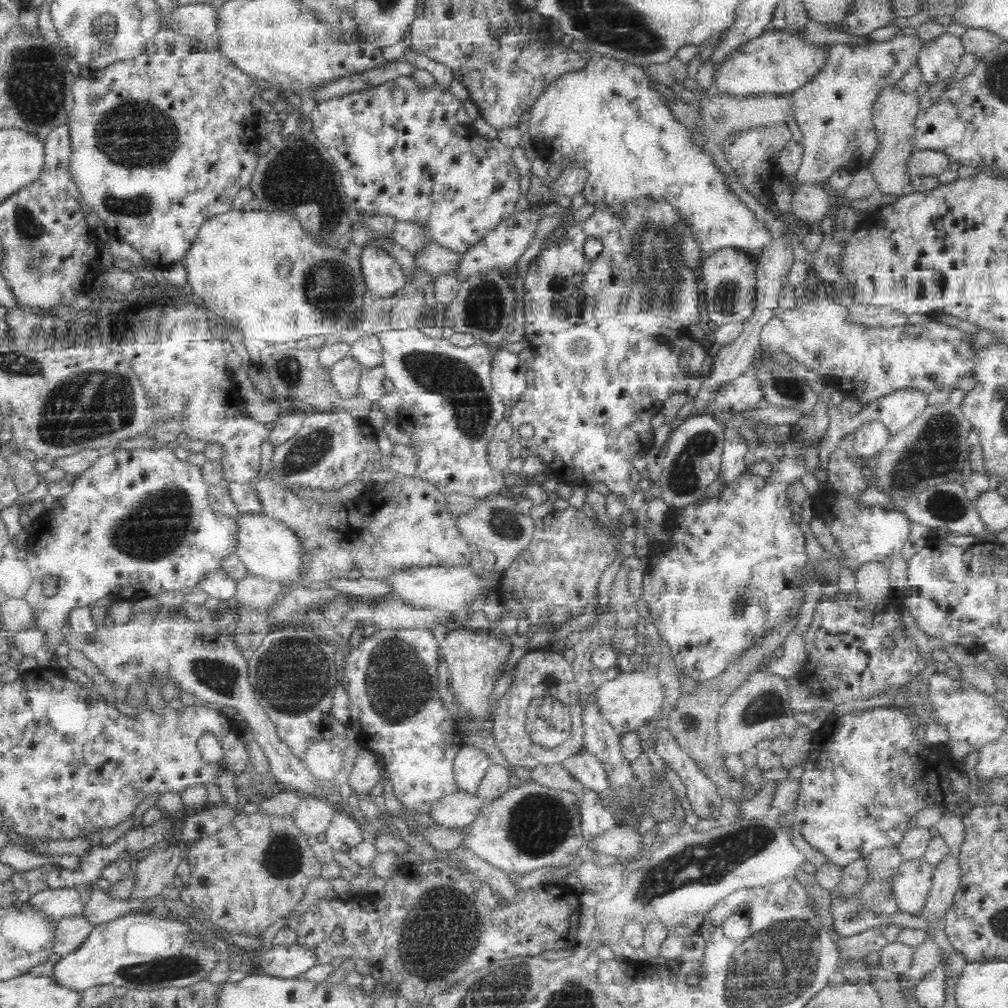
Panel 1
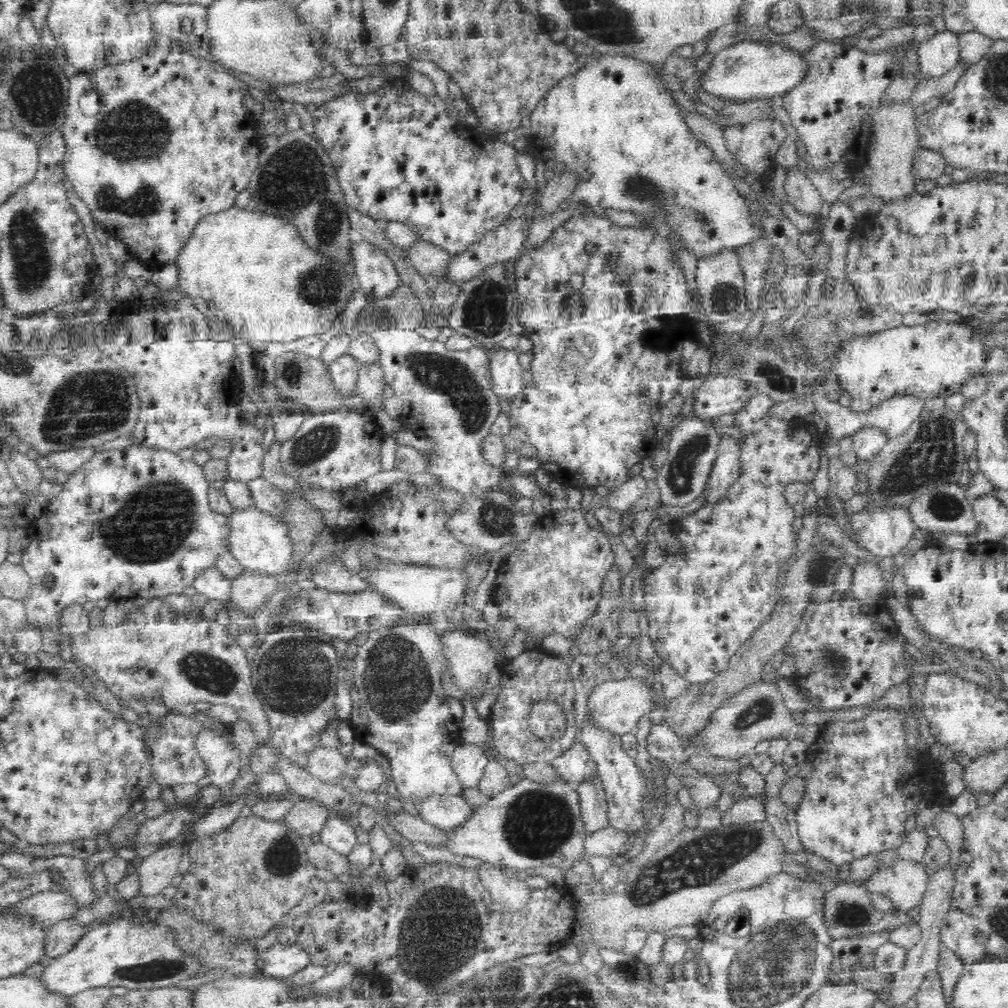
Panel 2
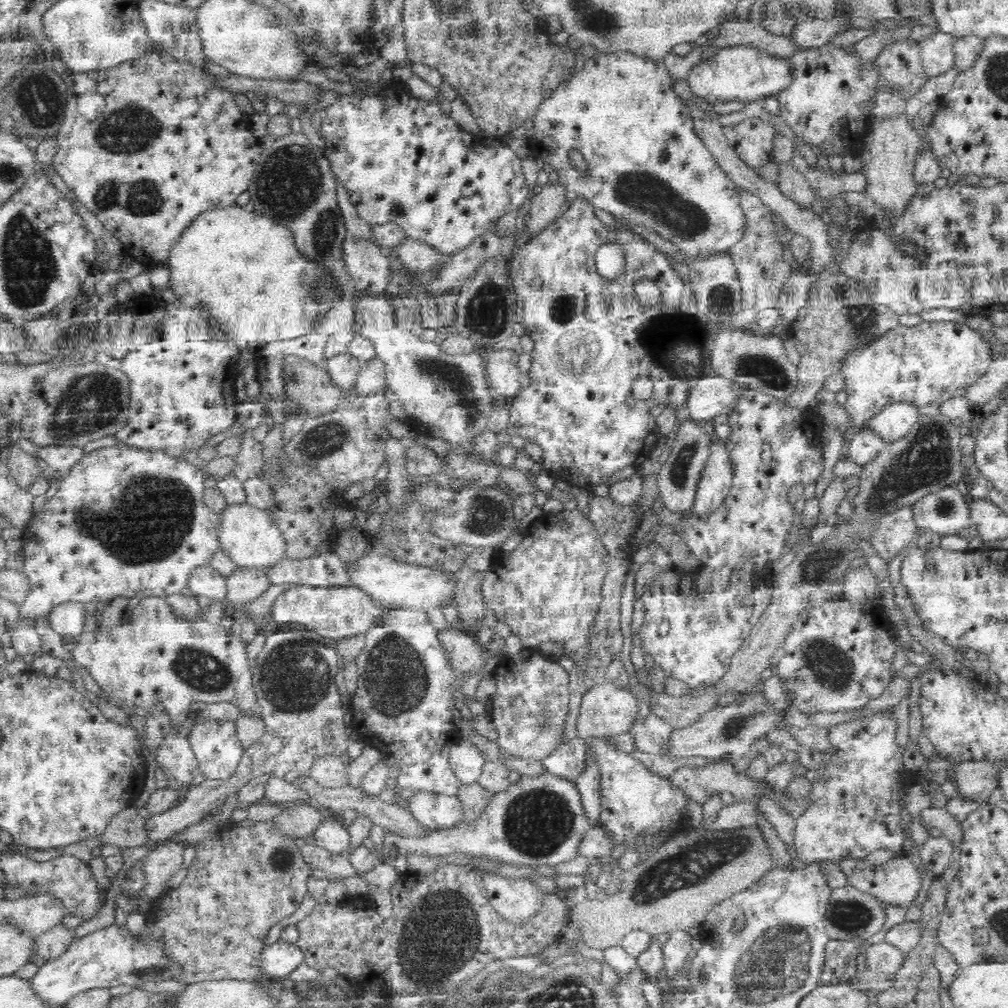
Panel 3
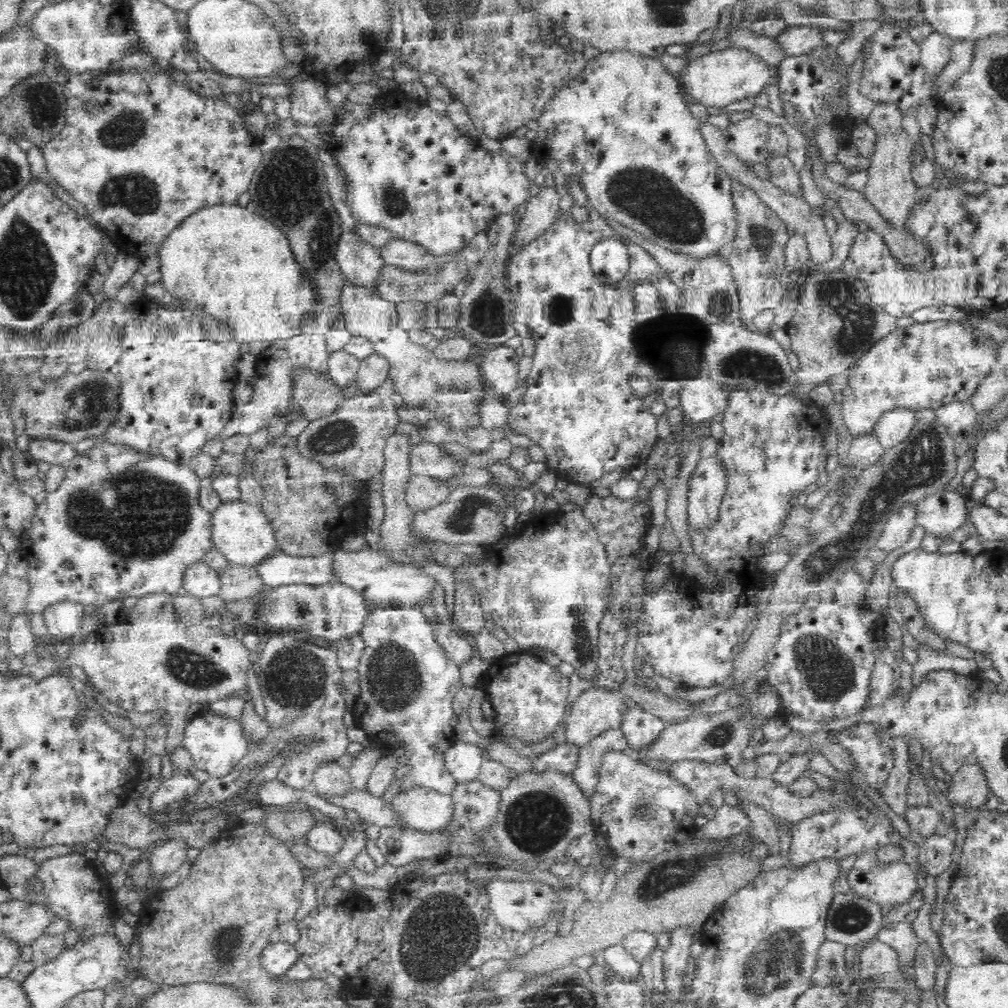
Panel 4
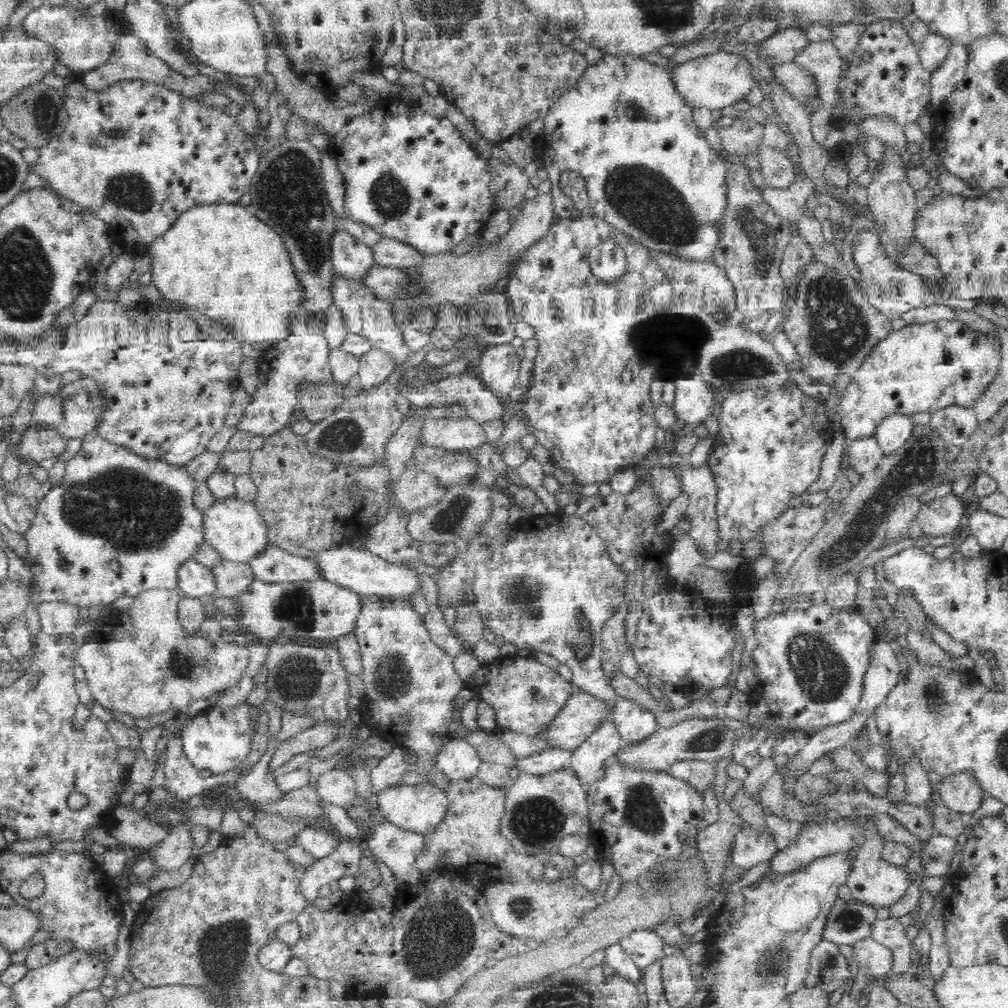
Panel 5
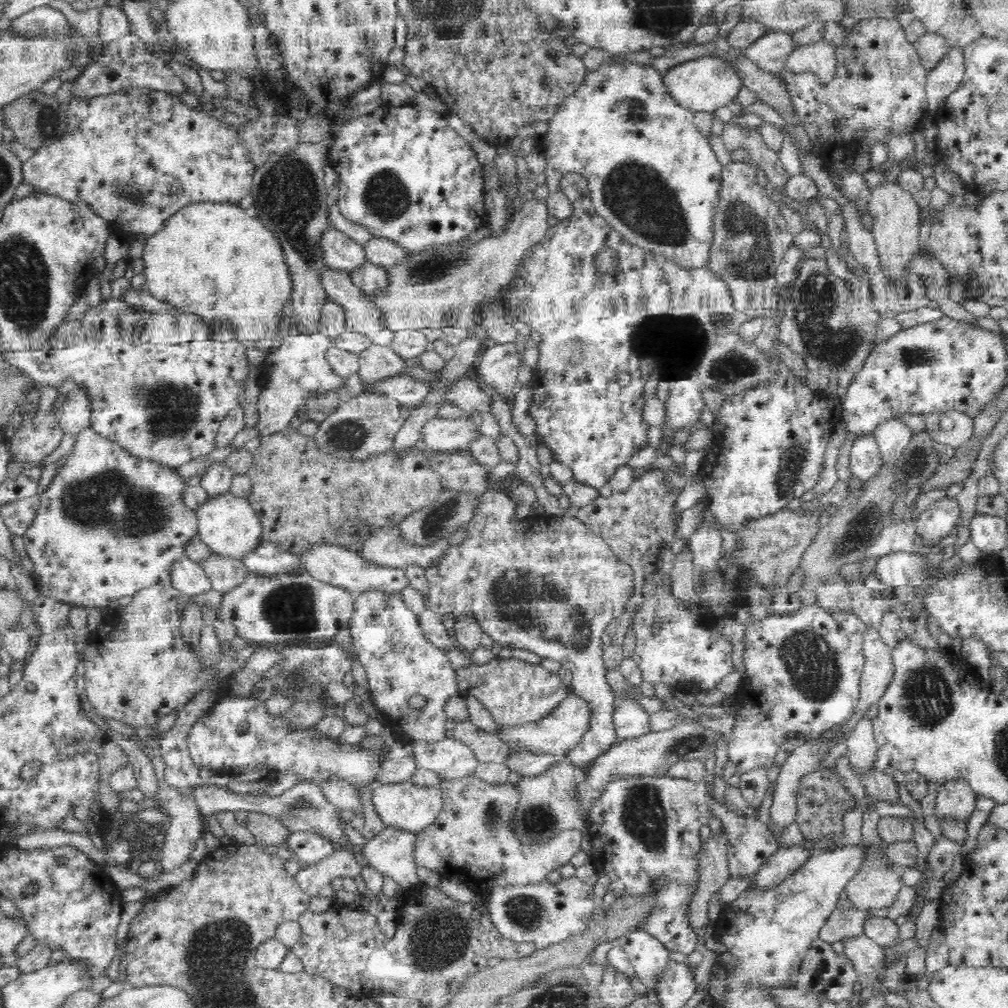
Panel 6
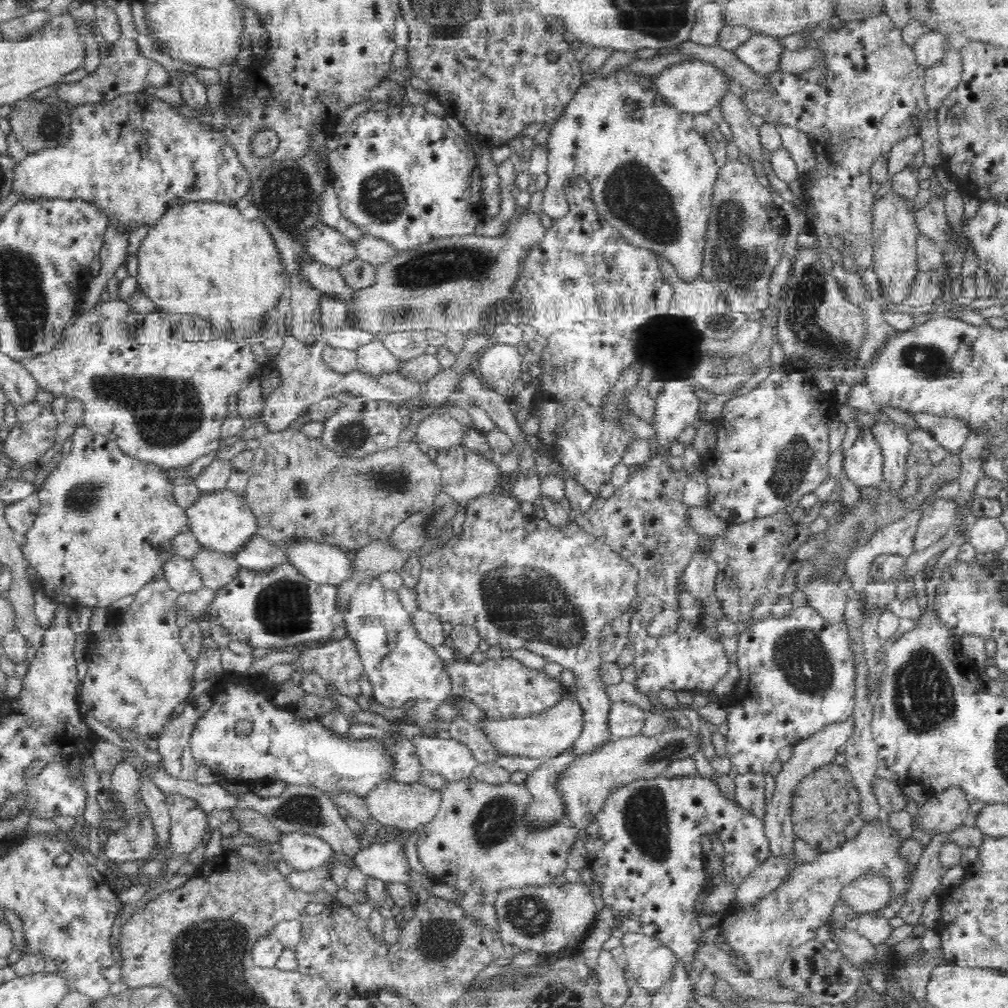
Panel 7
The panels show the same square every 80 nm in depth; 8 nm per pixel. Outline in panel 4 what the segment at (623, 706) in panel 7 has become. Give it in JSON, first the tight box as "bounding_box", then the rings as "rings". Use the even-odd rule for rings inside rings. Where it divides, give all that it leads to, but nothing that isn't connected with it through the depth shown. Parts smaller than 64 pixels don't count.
{"bounding_box":[621,701,667,752],"rings":[[[631,701],[621,730],[628,739],[629,748],[638,752],[656,743],[656,738],[659,738],[667,725],[660,717],[644,711]]]}

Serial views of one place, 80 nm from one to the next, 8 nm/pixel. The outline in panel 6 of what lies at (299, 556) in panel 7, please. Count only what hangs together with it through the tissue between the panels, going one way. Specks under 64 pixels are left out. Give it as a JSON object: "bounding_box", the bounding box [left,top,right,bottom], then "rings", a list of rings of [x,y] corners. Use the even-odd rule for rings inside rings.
{"bounding_box":[300,545,409,595],"rings":[[[324,545],[312,548],[300,558],[305,563],[308,575],[312,576],[314,580],[338,585],[339,588],[346,589],[355,595],[370,592],[370,590],[398,595],[409,586],[406,568],[387,568],[387,566],[373,564],[366,557],[360,555],[358,547],[344,548]]]}

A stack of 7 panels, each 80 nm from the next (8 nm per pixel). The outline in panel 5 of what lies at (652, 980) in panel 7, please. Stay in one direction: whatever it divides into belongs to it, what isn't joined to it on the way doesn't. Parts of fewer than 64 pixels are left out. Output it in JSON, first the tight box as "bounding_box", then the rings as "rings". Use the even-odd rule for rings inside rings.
{"bounding_box":[619,930,664,973],"rings":[[[637,930],[621,938],[619,943],[626,954],[640,967],[641,973],[651,962],[664,956],[663,940],[656,931]]]}

